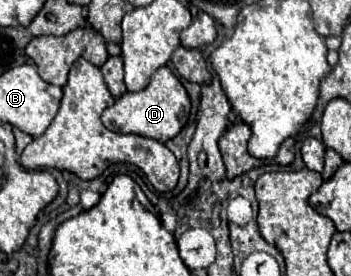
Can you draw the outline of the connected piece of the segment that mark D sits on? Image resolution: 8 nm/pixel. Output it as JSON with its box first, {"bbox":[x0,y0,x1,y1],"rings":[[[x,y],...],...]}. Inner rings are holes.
{"bbox":[102,66,190,142],"rings":[[[162,66],[156,70],[156,74],[152,76],[150,84],[144,90],[126,92],[114,102],[114,106],[106,108],[102,114],[102,124],[118,134],[138,134],[154,138],[158,142],[168,142],[184,128],[188,116],[190,116],[190,98],[184,86],[168,66]]]}

